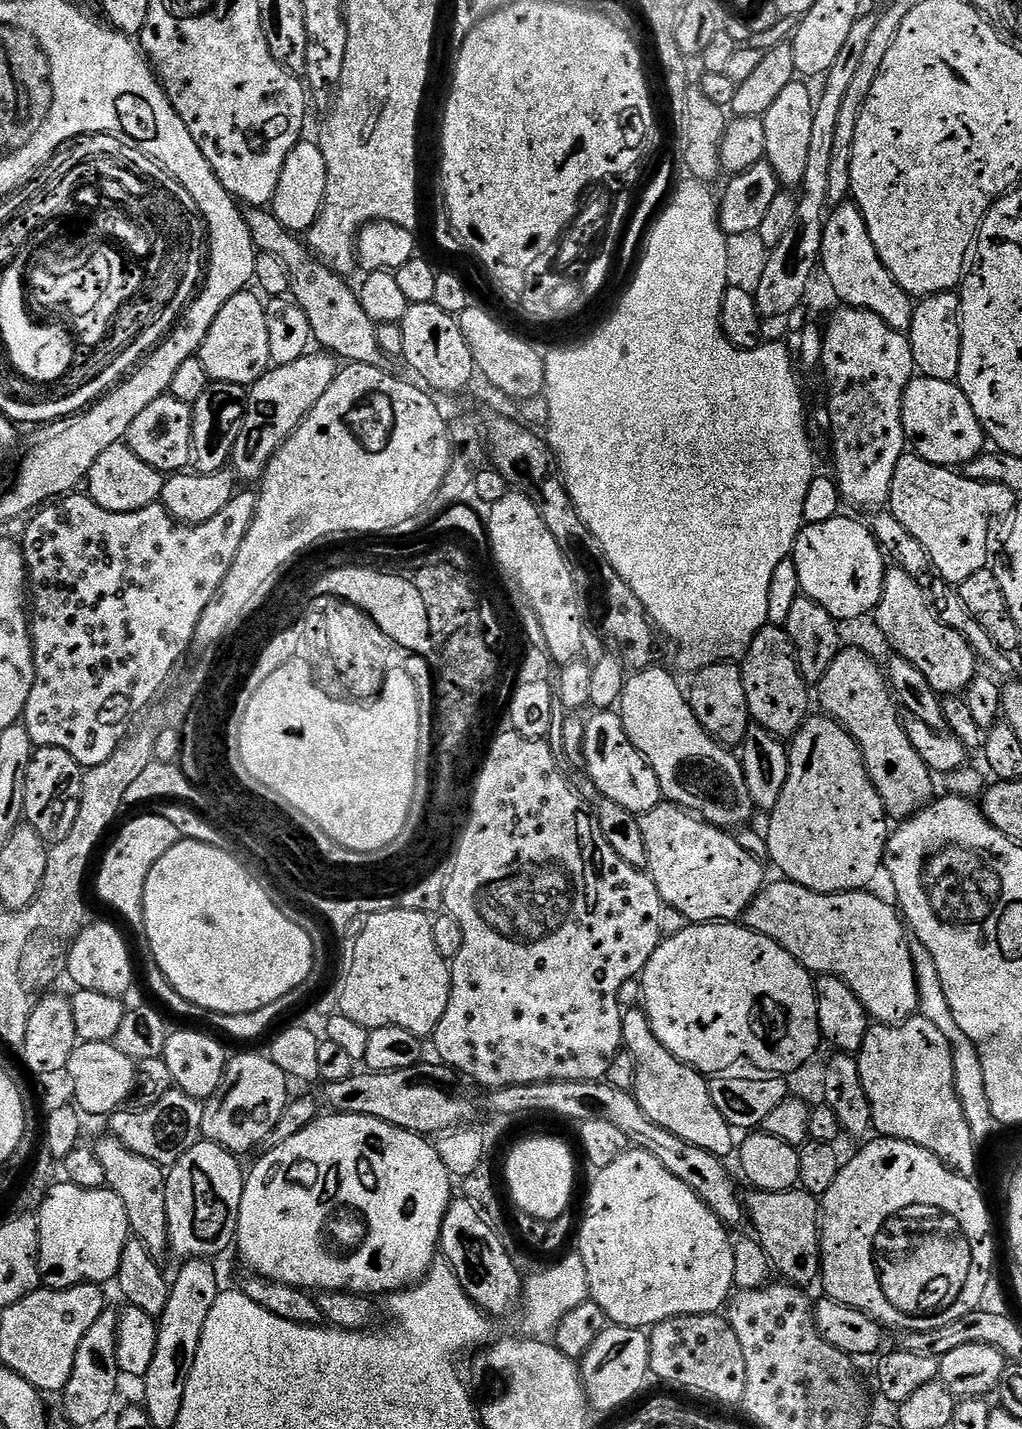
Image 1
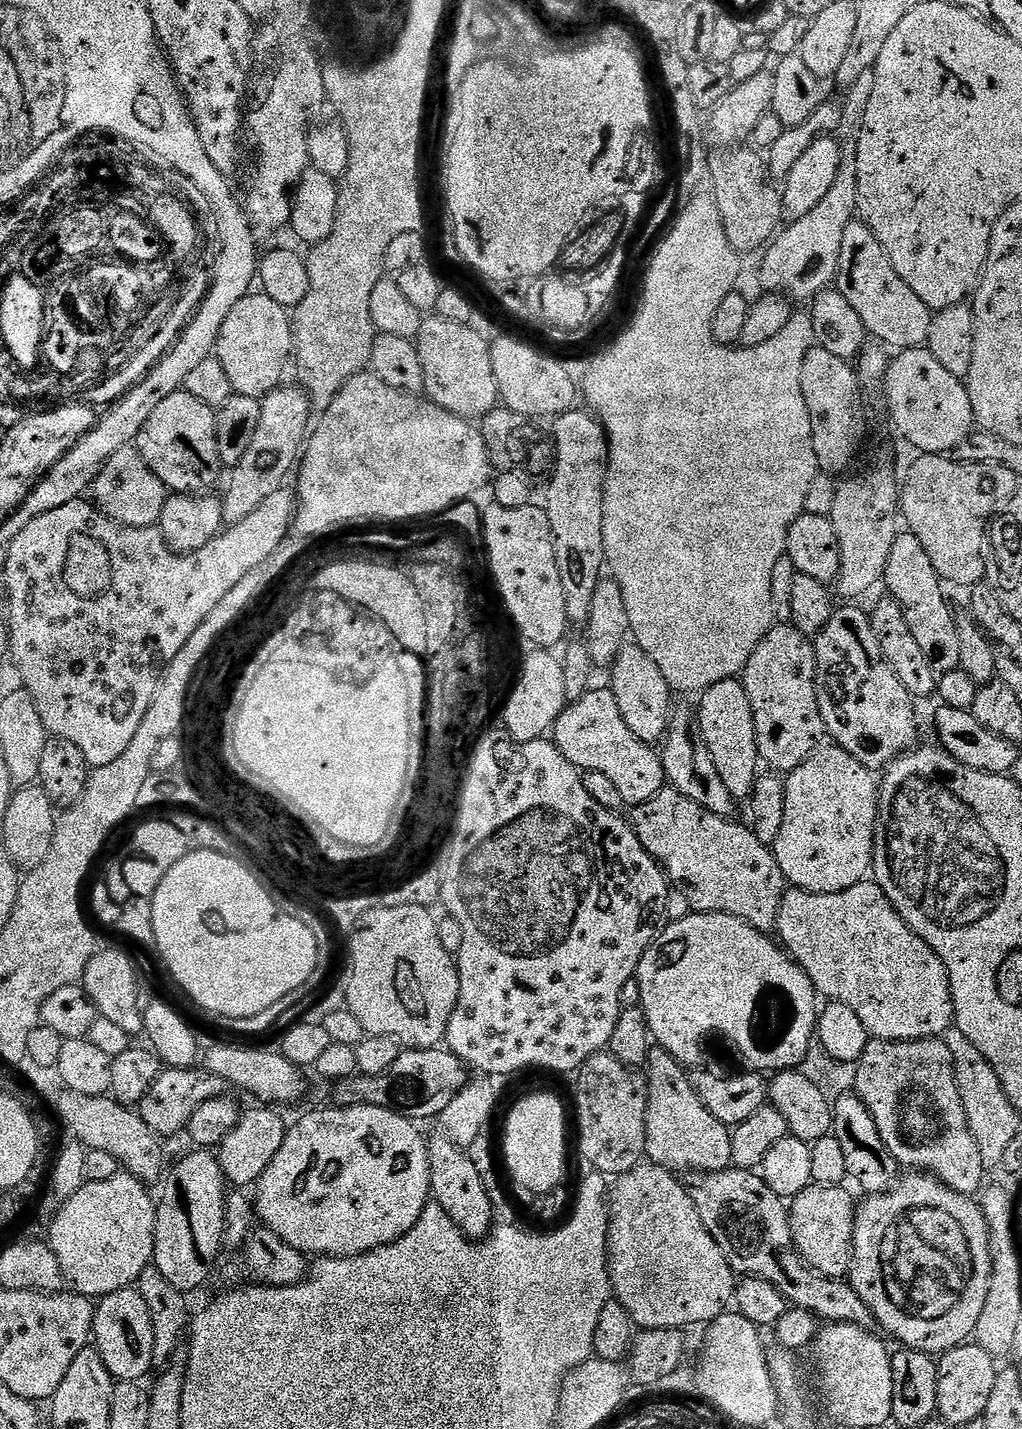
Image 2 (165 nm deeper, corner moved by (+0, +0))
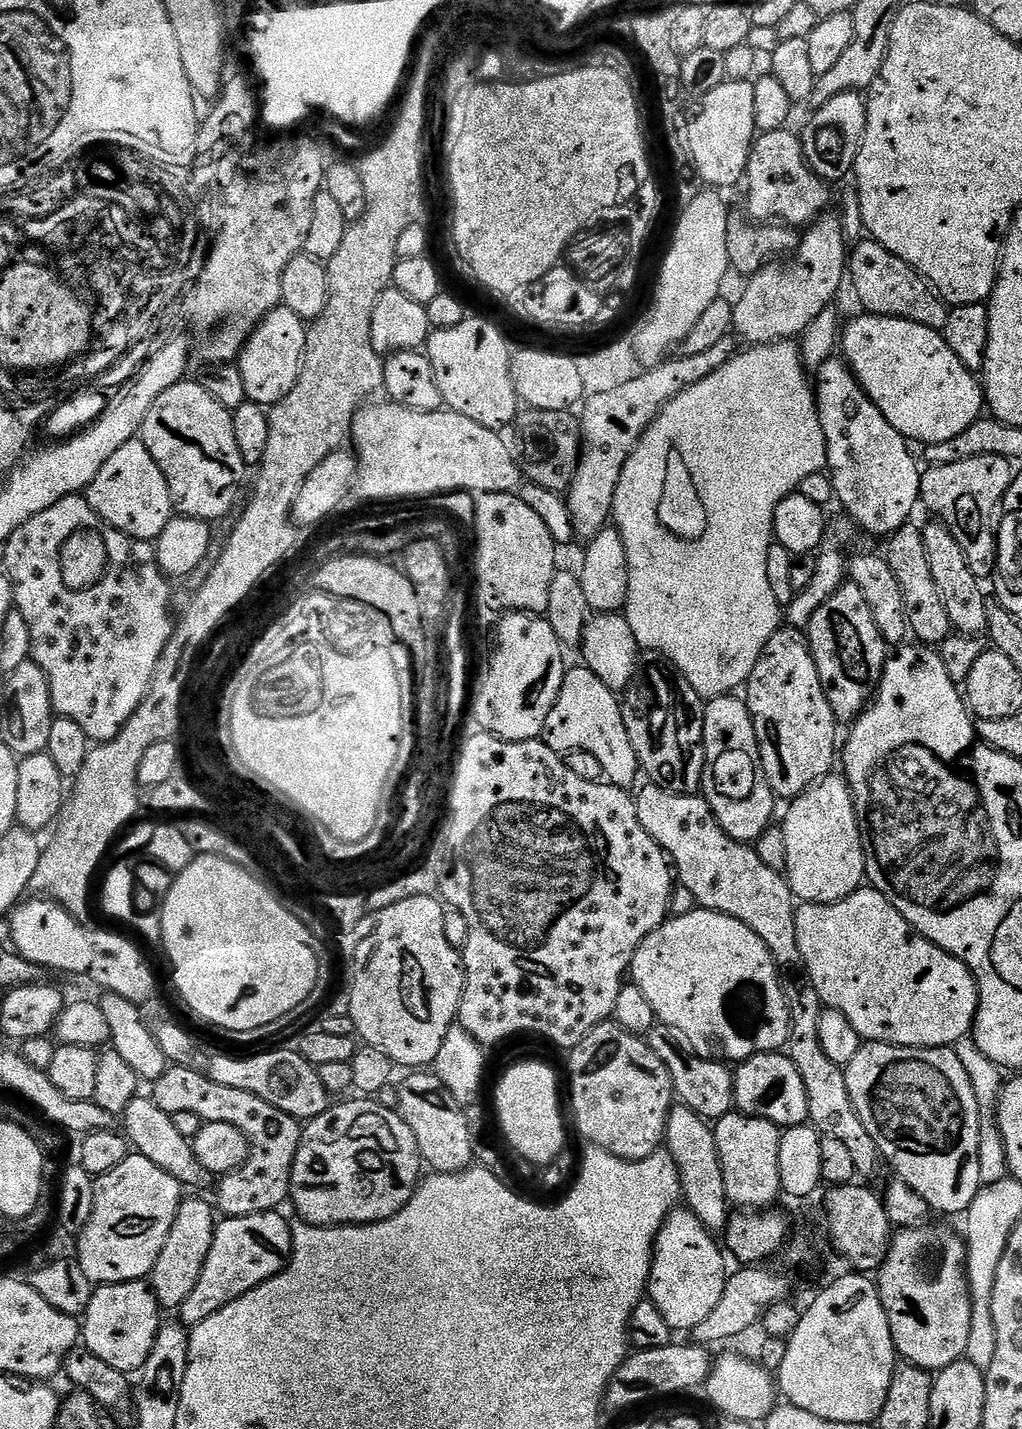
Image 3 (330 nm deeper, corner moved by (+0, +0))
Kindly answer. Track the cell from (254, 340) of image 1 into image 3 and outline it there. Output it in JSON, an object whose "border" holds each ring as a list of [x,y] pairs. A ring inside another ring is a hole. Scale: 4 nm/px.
{"border":[[[283,306],[276,308],[256,327],[256,333],[248,340],[248,344],[244,347],[244,351],[240,354],[238,361],[238,371],[244,389],[251,403],[259,406],[275,406],[284,400],[298,382],[298,374],[300,367],[304,361],[304,347],[308,341],[308,328],[298,316]]]}

